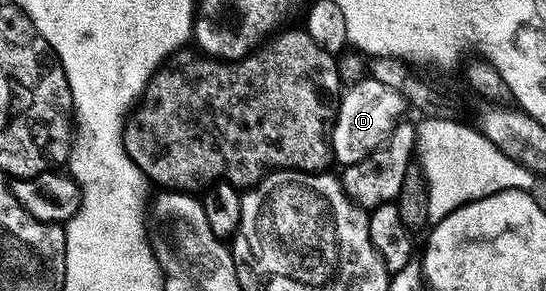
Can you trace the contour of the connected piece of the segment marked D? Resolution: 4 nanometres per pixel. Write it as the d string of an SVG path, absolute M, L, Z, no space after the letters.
M365 77L361 83L355 84L342 94L338 104L337 120L333 124L333 131L330 135L330 143L333 146L334 160L340 166L346 167L357 164L380 146L384 146L392 136L394 128L404 118L404 111L407 111L407 104L404 96L395 92L395 89L388 88L383 82L375 81L371 77Z

